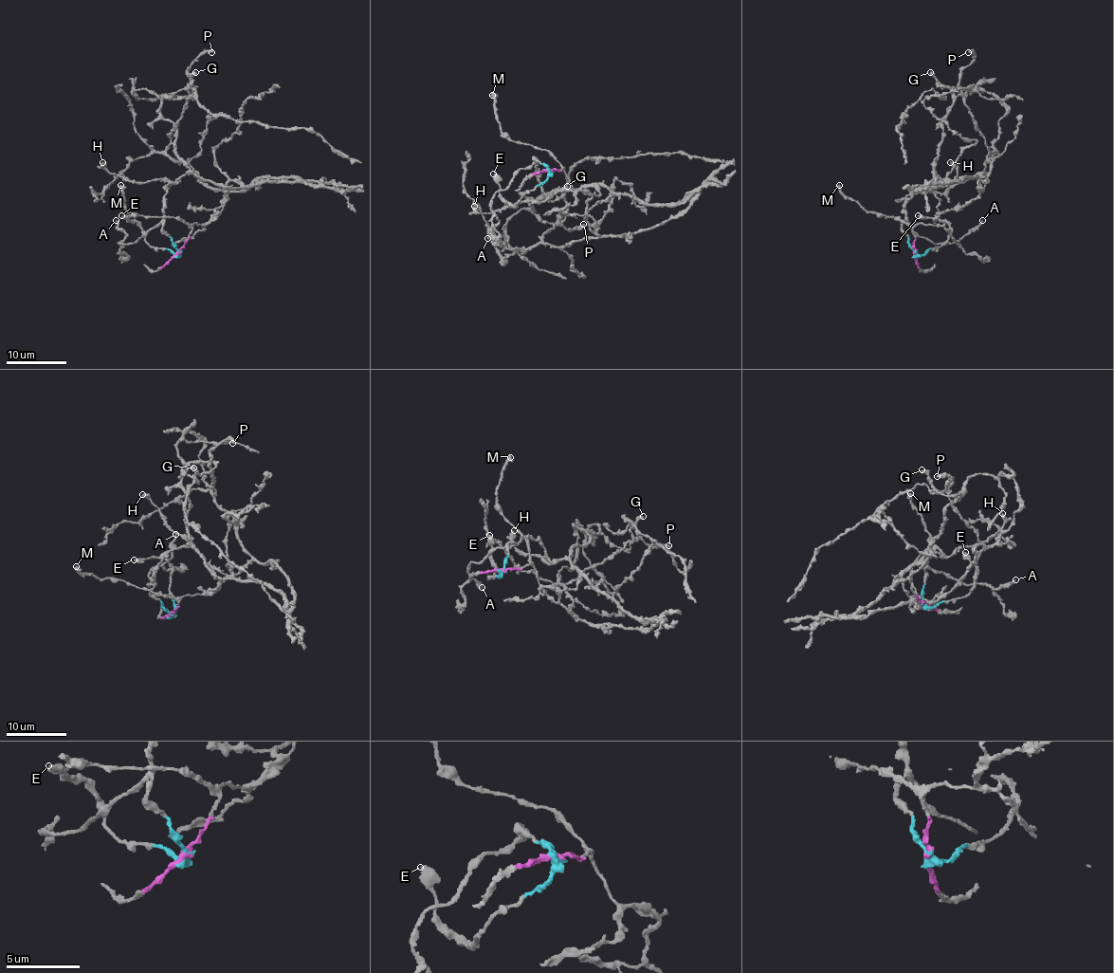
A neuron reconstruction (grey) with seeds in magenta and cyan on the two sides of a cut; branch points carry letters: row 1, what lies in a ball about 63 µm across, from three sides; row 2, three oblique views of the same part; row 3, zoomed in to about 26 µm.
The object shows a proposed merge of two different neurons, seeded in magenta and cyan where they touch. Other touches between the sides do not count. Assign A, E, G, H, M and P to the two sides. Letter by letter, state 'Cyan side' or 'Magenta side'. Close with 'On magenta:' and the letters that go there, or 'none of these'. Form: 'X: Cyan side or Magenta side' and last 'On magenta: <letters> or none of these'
A: Cyan side
E: Cyan side
G: Cyan side
H: Cyan side
M: Magenta side
P: Magenta side
On magenta: M, P

